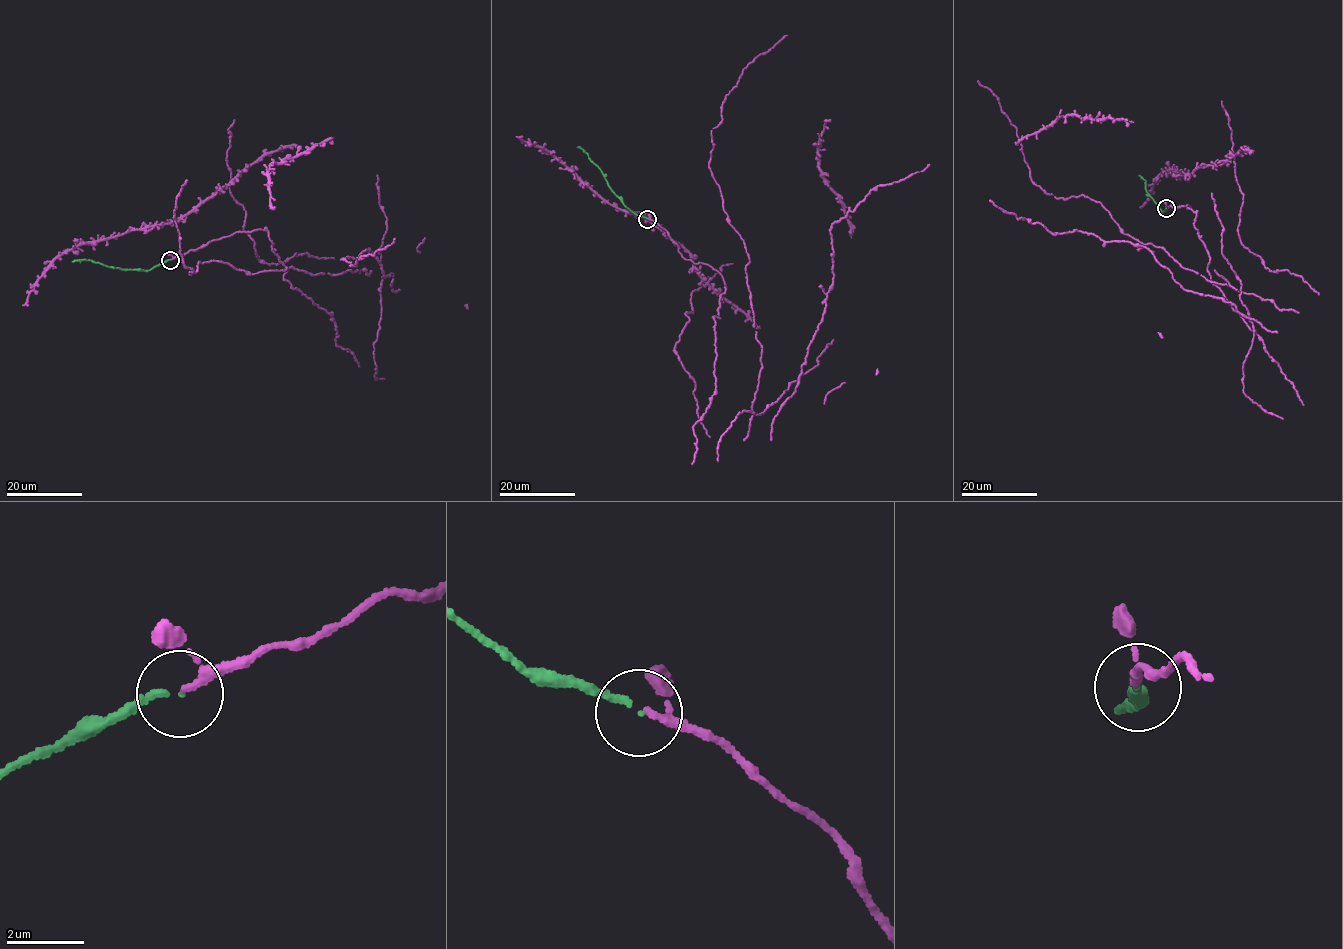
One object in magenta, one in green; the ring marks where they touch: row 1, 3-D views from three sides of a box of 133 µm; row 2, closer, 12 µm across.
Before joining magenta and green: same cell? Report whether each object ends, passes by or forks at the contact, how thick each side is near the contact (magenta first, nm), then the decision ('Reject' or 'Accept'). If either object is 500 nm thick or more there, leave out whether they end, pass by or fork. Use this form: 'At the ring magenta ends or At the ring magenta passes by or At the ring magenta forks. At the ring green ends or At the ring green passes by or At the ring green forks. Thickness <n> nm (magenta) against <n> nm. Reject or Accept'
At the ring magenta passes by. At the ring green ends. Thickness 150 nm (magenta) against 150 nm. Accept

